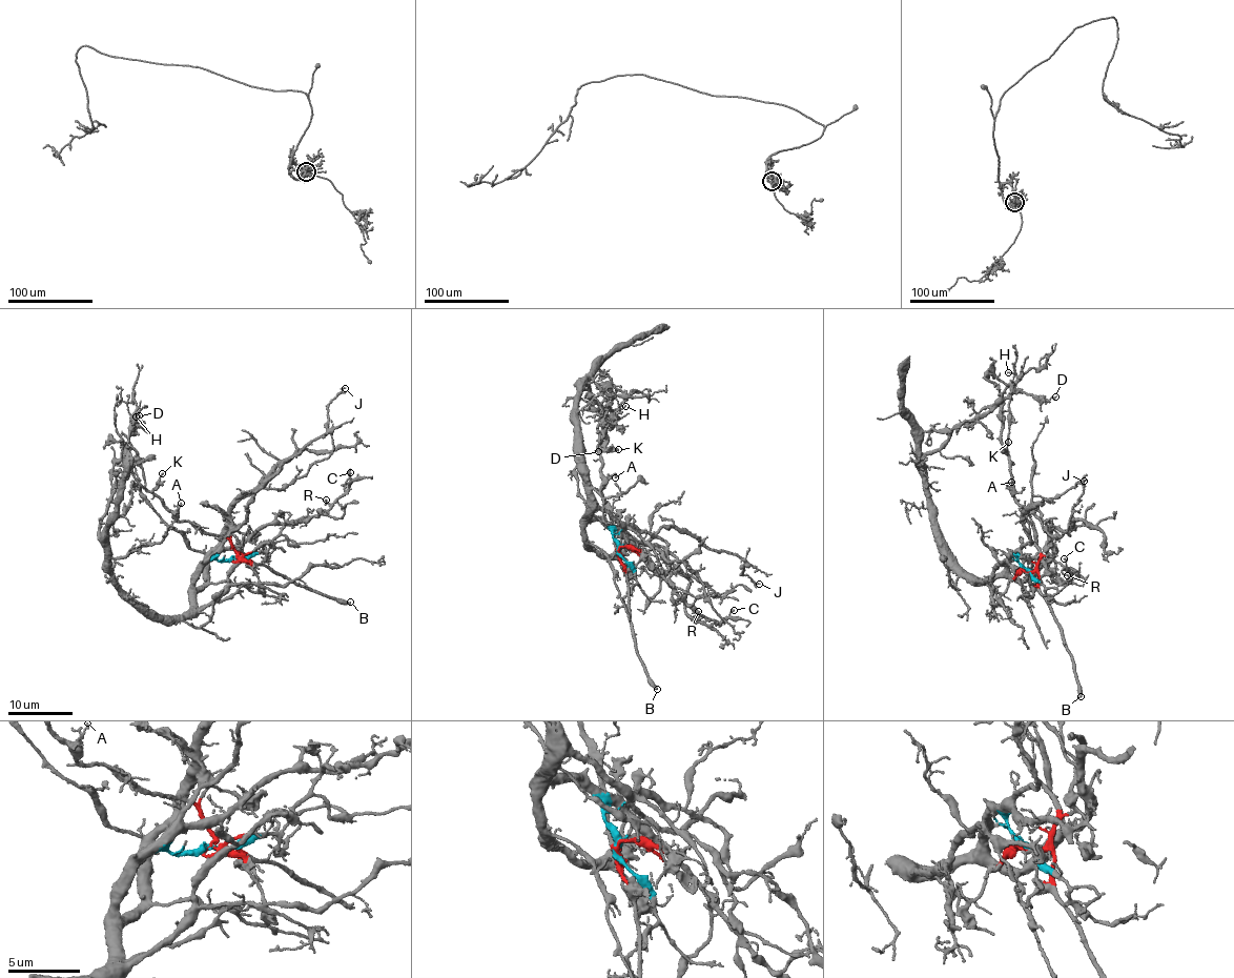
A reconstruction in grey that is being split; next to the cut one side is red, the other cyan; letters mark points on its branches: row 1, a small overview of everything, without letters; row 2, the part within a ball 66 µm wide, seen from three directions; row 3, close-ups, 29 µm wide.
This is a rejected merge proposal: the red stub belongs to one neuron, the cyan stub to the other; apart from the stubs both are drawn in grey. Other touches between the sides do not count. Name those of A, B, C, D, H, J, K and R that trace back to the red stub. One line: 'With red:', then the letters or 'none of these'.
With red: A, B, D, H, K

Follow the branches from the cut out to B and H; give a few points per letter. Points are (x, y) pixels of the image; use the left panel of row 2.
B: (232, 558), (239, 553), (316, 591), (350, 603)
H: (232, 558), (229, 541), (175, 518), (175, 511), (145, 487), (141, 459), (129, 442), (135, 415)

